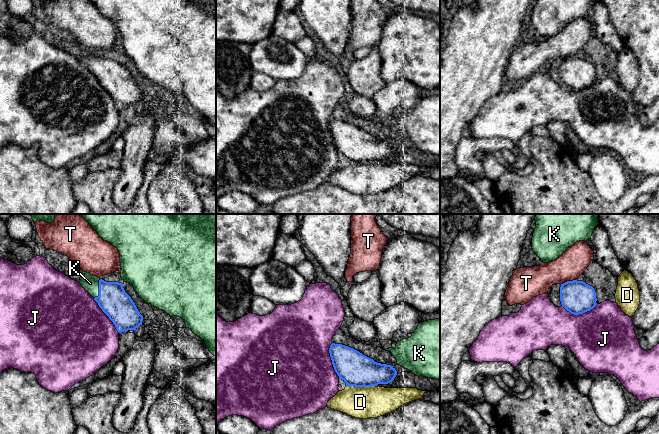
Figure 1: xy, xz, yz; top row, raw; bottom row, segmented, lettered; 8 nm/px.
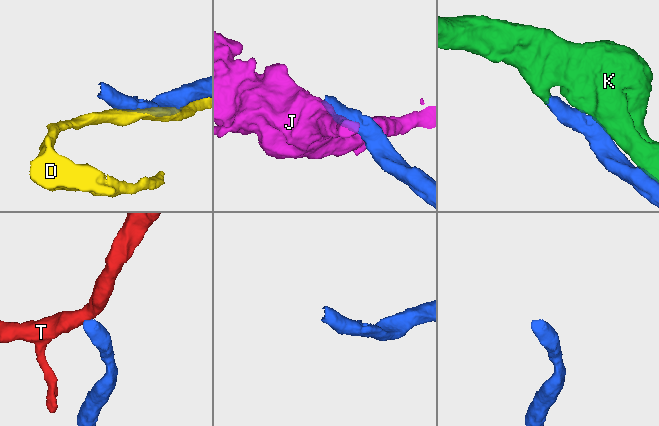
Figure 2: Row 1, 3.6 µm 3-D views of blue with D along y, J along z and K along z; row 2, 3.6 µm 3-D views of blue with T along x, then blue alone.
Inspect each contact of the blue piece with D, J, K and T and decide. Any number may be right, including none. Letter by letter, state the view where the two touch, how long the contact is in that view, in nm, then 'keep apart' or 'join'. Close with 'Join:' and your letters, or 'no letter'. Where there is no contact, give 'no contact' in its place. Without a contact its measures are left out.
D: contact in xz; length 240 nm; keep apart
J: contact in xz; length 300 nm; keep apart
K: contact in xy; length 170 nm; join
T: contact in yz; length 140 nm; keep apart
Join: K

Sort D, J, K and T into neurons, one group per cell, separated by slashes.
D / J / K / T

